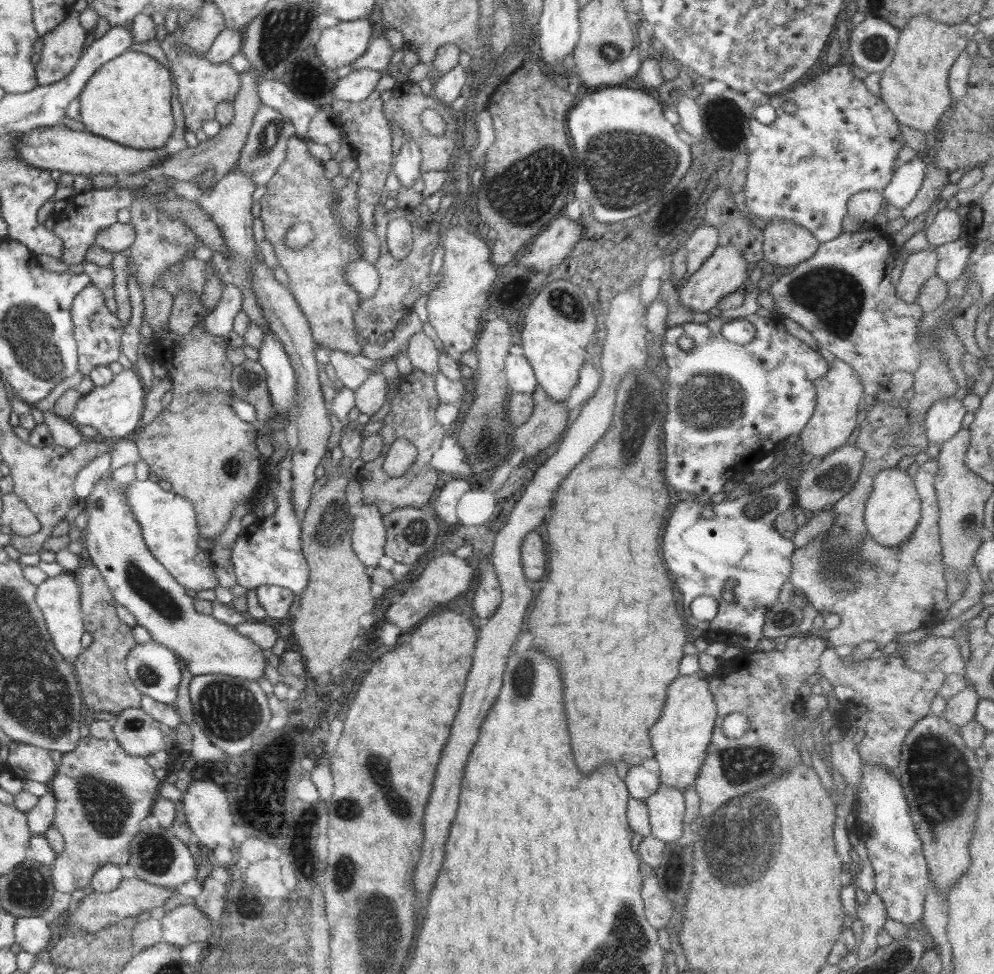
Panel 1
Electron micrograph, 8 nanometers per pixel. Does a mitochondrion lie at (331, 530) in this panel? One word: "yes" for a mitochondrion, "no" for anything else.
yes

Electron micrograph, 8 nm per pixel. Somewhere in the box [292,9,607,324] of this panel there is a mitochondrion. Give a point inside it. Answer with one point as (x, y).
(526, 194)

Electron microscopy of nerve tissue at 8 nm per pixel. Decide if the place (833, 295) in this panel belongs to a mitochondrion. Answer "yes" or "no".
yes

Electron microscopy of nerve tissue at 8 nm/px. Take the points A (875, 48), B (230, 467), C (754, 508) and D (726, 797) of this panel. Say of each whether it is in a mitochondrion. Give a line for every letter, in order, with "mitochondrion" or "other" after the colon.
A: mitochondrion
B: mitochondrion
C: mitochondrion
D: mitochondrion

